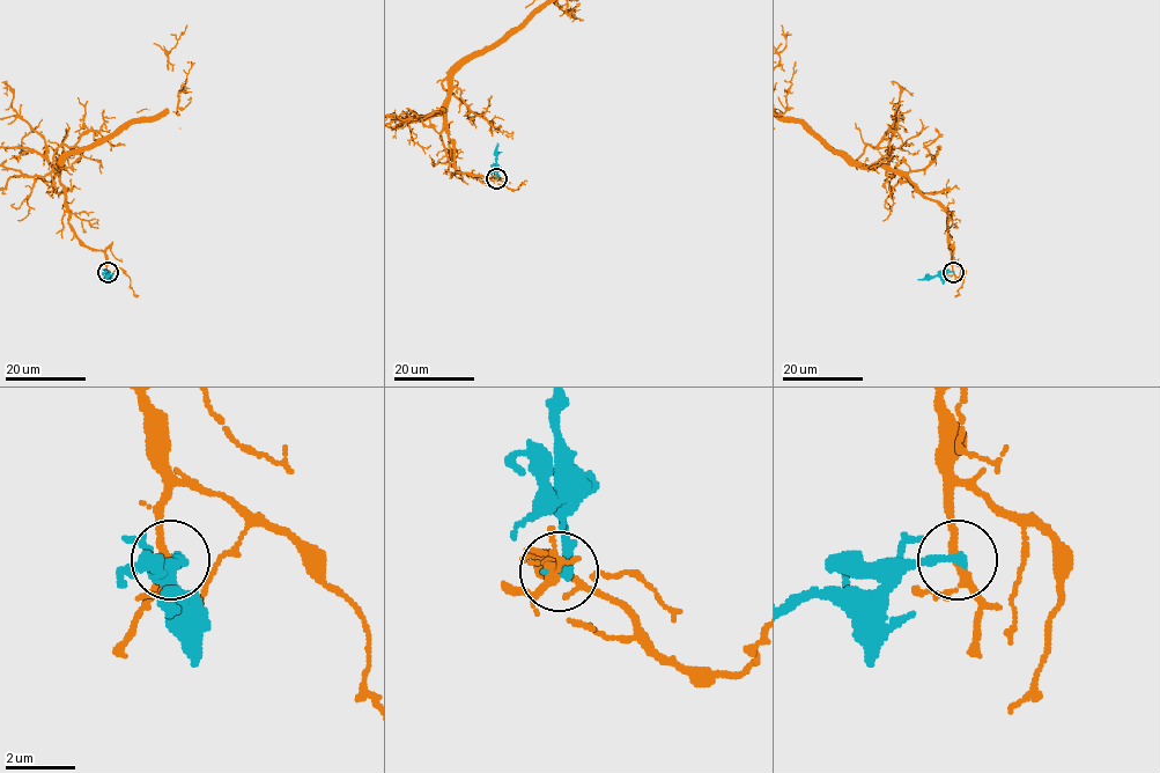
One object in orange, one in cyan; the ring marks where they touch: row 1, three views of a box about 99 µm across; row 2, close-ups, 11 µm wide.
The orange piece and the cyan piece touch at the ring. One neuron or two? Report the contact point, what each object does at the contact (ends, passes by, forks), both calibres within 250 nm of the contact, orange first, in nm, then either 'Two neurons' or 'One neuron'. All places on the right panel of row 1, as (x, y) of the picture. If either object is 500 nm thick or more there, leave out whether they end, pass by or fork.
Place: (953, 272). At the ring orange forks. At the ring cyan ends. Thickness 200 nm (orange) against 300 nm. Two neurons

